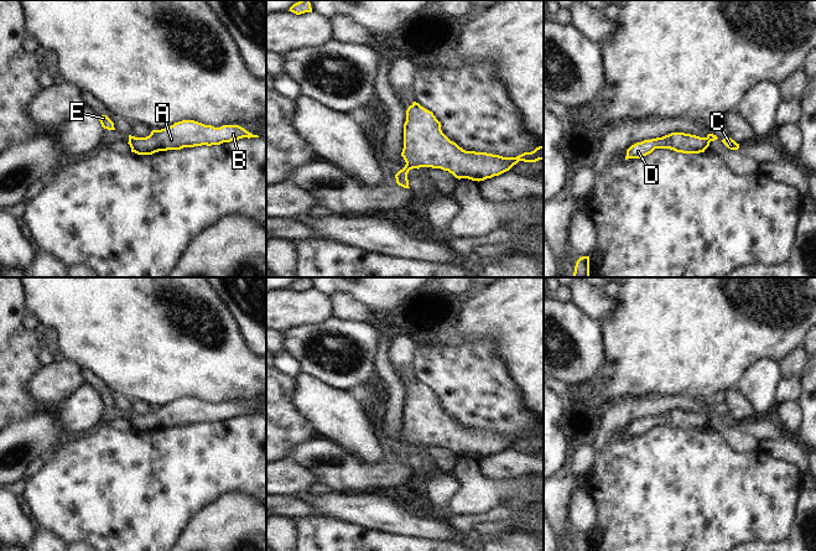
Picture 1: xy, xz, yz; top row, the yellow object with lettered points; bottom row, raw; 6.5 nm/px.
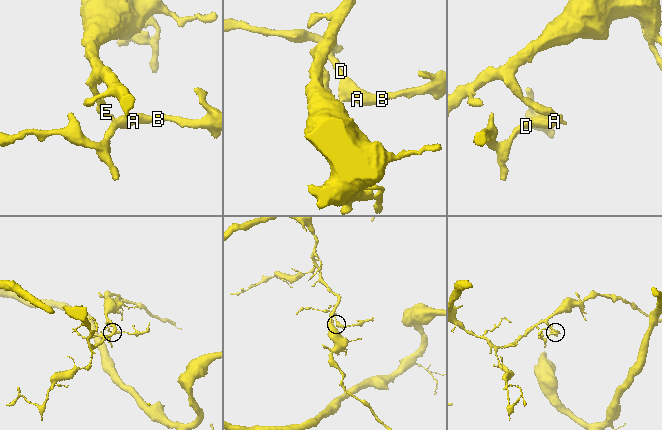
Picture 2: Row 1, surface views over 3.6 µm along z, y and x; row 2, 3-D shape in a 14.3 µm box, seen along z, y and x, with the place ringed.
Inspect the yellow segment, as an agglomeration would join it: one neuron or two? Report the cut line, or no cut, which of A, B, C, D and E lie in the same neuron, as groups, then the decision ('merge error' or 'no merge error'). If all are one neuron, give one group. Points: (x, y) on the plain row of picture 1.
cut in xz along (406, 440), (414, 445); A B D / C E; merge error

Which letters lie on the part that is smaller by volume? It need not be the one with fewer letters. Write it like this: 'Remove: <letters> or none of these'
Remove: A, B, D

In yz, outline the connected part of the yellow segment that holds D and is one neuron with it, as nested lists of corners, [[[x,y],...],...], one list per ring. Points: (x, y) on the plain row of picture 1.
[[[671,410],[662,415],[651,417],[644,417],[632,422],[627,427],[625,437],[628,436],[641,436],[651,431],[655,426],[670,426],[682,431],[700,431],[710,423],[707,415],[700,415],[685,410]]]

